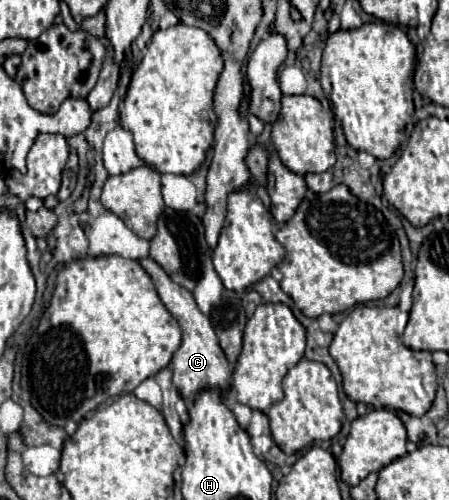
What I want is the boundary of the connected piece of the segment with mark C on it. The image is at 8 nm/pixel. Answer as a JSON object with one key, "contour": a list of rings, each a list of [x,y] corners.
{"contour":[[[146,256],[146,258],[140,258],[138,262],[142,264],[142,268],[152,278],[152,282],[154,282],[154,286],[158,290],[158,296],[164,302],[166,310],[178,320],[178,324],[182,328],[182,344],[172,356],[174,386],[180,390],[180,394],[184,398],[190,398],[190,400],[194,400],[196,394],[202,388],[220,388],[224,392],[226,386],[230,386],[232,376],[230,376],[230,370],[228,370],[228,360],[226,360],[226,356],[224,356],[224,352],[222,352],[222,348],[218,344],[218,338],[214,334],[212,324],[210,324],[210,318],[200,312],[200,308],[196,306],[196,302],[192,298],[192,294],[186,288],[182,288],[180,284],[170,280],[170,276],[164,272],[164,268],[156,260]]]}

